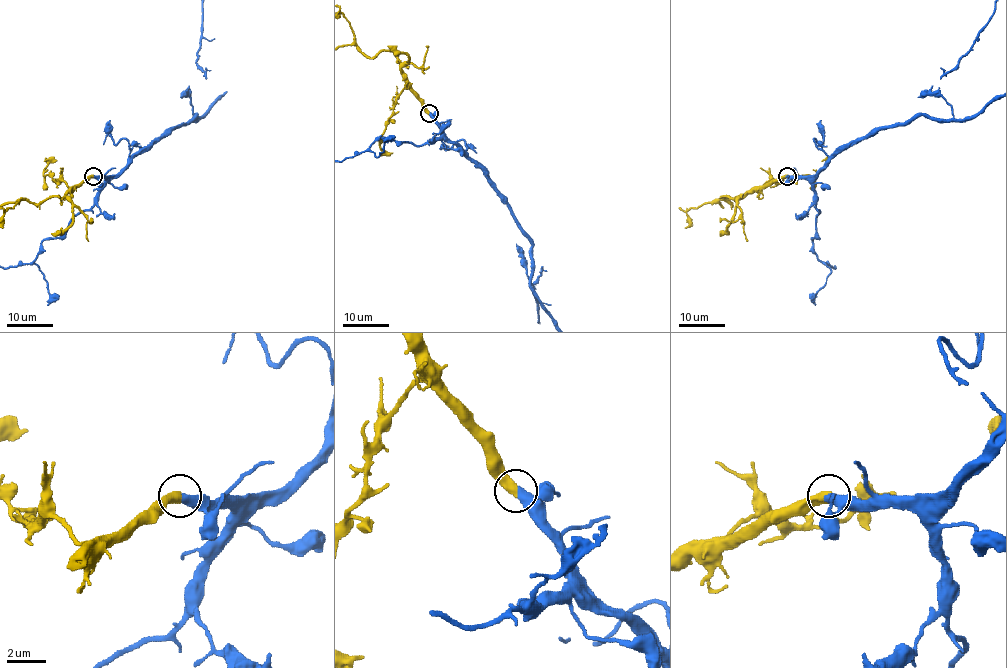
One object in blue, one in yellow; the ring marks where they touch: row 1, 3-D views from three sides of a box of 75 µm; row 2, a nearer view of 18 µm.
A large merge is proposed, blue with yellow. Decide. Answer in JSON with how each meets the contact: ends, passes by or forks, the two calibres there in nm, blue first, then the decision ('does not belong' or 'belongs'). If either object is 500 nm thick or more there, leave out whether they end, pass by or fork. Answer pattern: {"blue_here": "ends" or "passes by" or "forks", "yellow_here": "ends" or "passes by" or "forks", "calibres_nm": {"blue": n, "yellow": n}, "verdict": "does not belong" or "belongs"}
{"calibres_nm": {"blue": 500, "yellow": 500}, "verdict": "belongs"}

